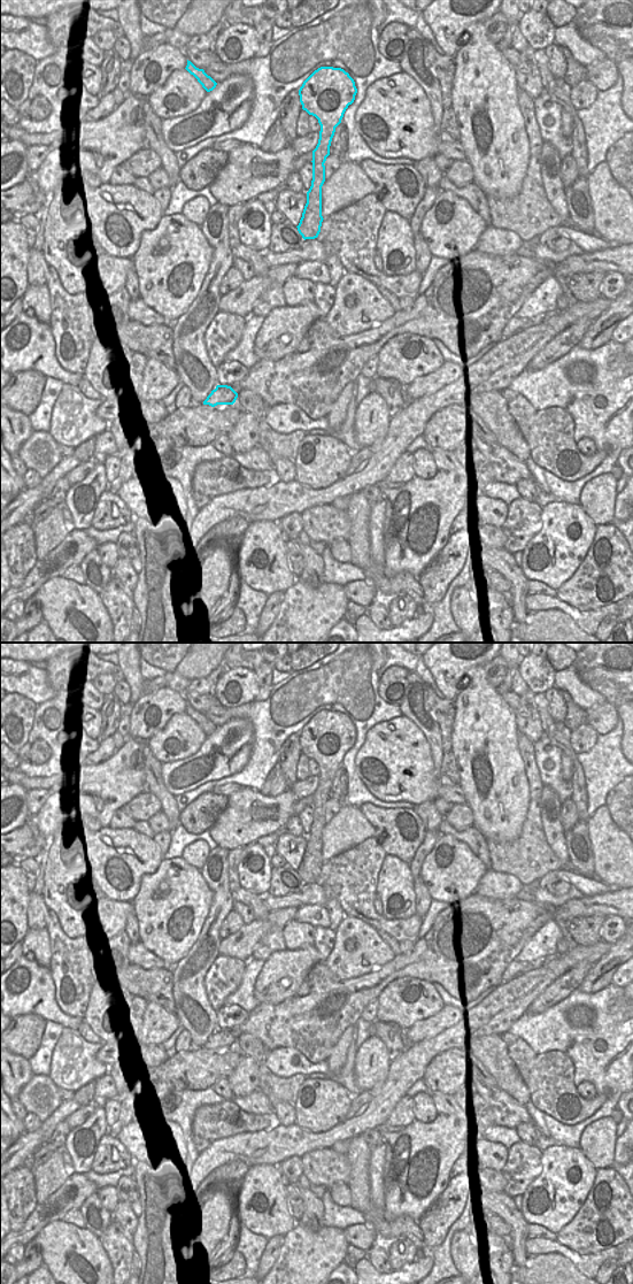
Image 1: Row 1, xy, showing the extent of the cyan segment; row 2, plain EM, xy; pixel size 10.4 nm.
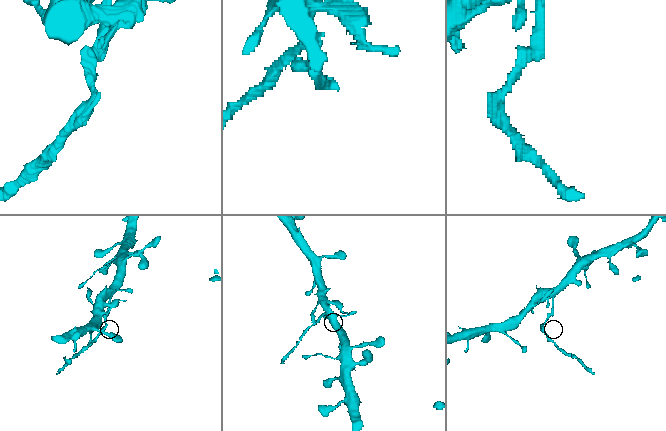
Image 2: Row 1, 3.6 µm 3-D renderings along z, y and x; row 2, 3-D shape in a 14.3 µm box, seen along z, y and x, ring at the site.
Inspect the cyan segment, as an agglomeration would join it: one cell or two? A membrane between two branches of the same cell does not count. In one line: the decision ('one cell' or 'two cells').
two cells

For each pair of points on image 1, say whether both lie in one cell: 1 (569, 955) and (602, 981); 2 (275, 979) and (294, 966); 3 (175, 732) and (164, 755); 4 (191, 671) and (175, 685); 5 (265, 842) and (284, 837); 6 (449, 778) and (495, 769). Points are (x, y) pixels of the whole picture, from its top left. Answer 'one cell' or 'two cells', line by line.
1: two cells
2: one cell
3: one cell
4: two cells
5: two cells
6: two cells

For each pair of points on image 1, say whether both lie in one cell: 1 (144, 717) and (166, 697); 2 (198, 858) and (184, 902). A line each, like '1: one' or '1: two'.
1: one
2: two

